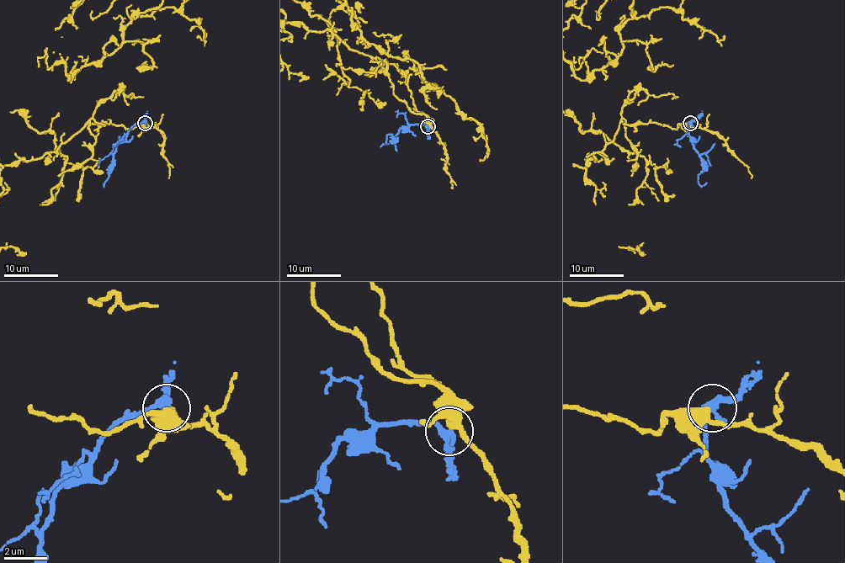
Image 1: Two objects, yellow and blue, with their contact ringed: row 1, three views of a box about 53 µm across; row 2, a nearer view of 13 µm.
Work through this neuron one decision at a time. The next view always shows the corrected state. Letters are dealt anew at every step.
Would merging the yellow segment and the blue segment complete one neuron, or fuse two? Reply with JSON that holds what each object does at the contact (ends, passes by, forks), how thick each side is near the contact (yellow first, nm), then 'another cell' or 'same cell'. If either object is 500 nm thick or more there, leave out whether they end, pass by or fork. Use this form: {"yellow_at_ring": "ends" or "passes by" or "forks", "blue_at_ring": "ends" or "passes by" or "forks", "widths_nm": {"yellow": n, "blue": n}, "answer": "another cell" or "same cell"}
{"yellow_at_ring": "passes by", "blue_at_ring": "passes by", "widths_nm": {"yellow": 400, "blue": 300}, "answer": "another cell"}

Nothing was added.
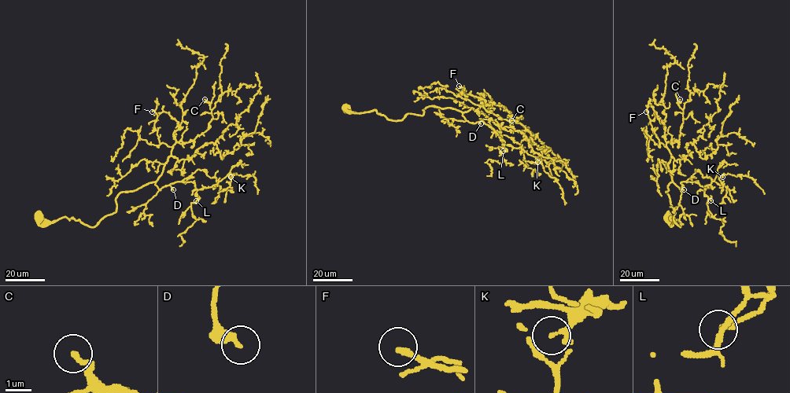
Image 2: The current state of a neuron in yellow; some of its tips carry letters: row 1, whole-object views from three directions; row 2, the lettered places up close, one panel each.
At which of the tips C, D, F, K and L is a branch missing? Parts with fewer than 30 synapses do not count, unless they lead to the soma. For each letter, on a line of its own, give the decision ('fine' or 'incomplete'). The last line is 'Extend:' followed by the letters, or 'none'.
C: fine
D: incomplete
F: incomplete
K: fine
L: fine
Extend: D, F

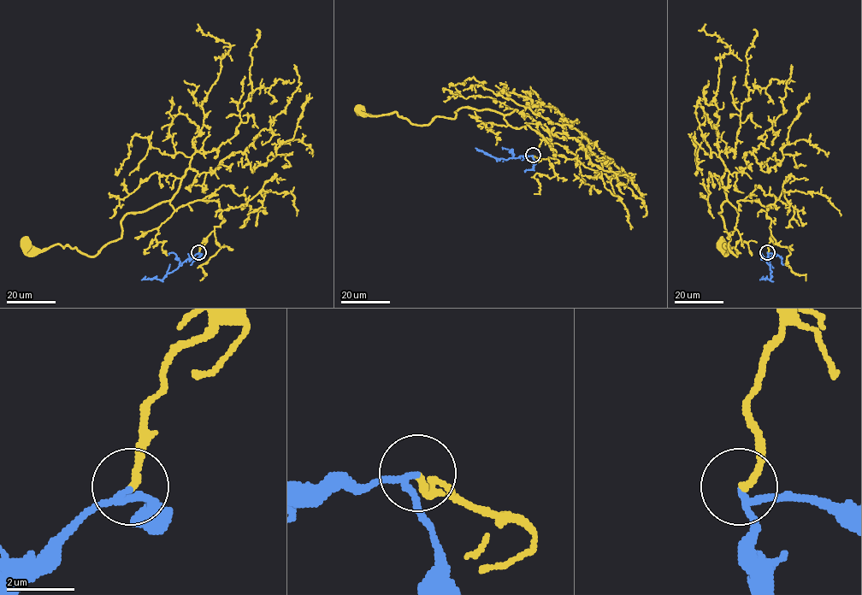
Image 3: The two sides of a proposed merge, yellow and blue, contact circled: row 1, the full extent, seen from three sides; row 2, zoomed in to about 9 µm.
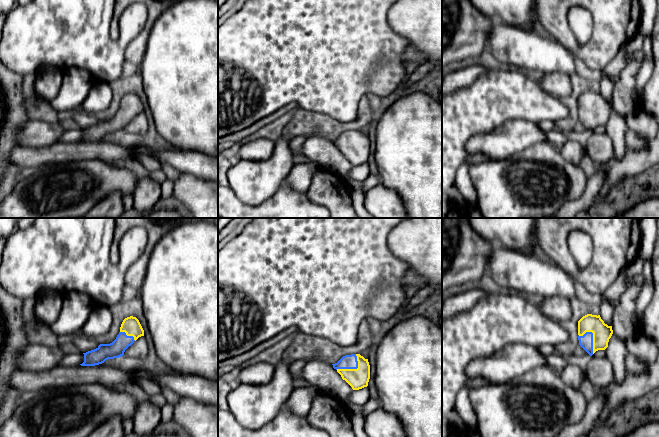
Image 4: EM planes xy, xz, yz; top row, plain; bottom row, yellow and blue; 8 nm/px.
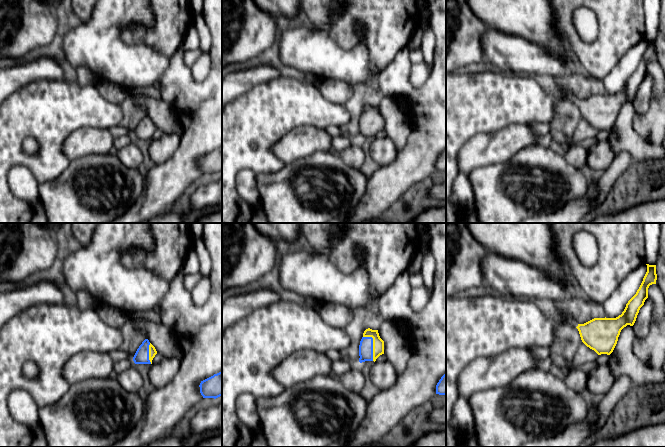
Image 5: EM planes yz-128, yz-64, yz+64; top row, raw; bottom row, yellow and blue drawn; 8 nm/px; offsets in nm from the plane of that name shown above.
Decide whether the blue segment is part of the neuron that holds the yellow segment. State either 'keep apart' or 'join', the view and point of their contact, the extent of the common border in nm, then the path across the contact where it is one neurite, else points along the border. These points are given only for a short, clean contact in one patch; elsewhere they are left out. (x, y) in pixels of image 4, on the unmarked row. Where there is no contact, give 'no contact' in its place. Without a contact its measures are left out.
join; contact xz (353, 145); length 200 nm; way xz (358, 154), (353, 145), (348, 140), (348, 137)

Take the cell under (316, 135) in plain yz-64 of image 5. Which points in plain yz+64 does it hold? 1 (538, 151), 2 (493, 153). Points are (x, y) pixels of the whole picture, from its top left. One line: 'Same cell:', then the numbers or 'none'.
Same cell: 2

